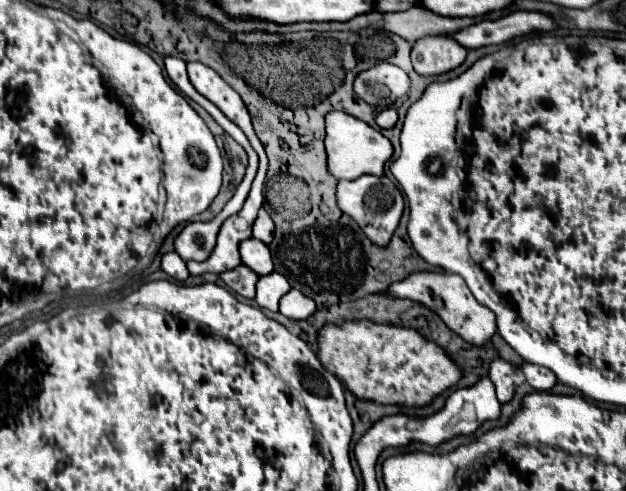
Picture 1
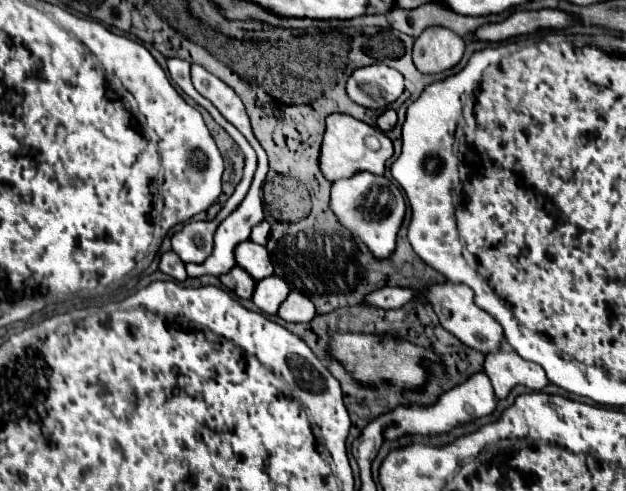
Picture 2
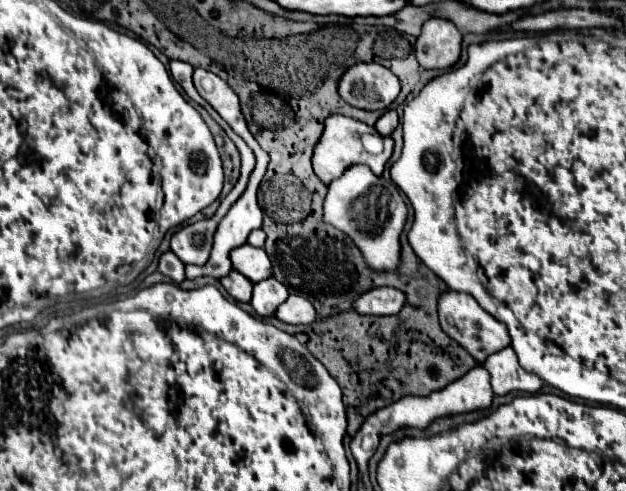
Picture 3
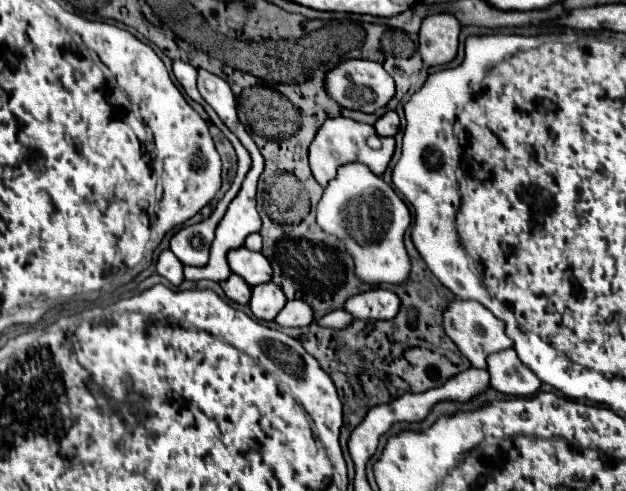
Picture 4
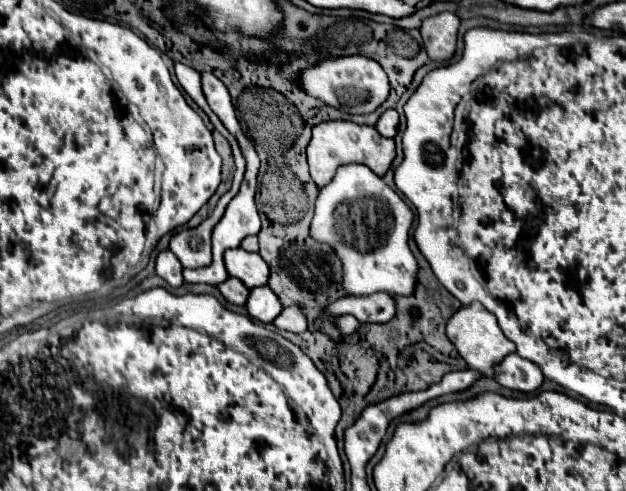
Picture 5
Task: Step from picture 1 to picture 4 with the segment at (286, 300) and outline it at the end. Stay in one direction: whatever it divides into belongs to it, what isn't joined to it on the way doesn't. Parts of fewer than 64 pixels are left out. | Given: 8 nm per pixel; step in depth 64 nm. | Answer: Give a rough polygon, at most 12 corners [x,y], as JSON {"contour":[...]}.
{"contour":[[288,300],[280,326],[308,326],[314,312],[304,300]]}

